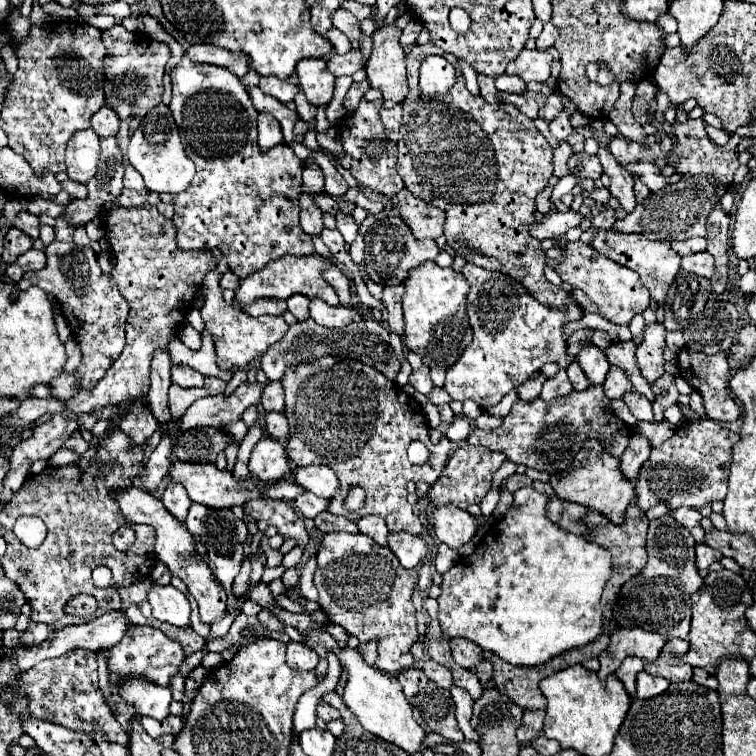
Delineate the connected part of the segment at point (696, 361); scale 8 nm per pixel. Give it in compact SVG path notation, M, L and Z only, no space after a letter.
M680 350L678 352L678 368L682 378L704 396L704 406L706 406L706 414L712 420L720 420L720 422L732 422L740 418L740 406L736 404L736 400L730 394L730 366L728 366L728 358L724 352L718 352L714 356L706 356L700 352L690 352L690 350Z

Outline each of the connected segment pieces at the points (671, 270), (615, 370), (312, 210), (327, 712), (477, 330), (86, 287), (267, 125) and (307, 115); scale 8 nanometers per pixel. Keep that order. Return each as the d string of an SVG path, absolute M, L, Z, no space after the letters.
M614 228L610 230L596 230L590 246L602 254L606 254L610 260L634 270L640 274L642 284L650 290L650 296L656 302L664 302L678 270L680 270L680 256L670 248L670 242L660 242L660 240L648 240L644 234L626 234L618 232Z
M610 366L610 370L608 370L608 374L606 374L606 380L604 380L604 394L608 396L608 398L622 398L624 396L624 392L628 392L628 390L632 390L632 382L630 382L630 378L626 378L628 374L622 370L622 368L618 368L618 366Z
M302 190L298 194L298 206L300 206L300 224L308 234L320 234L322 230L322 210L316 206L312 192Z
M320 700L318 702L318 716L322 718L322 720L326 720L326 722L330 722L330 720L334 720L334 718L338 718L340 716L340 712L334 708L334 706L330 706L328 702L324 702L324 700Z
M470 262L462 268L462 274L470 284L466 304L474 340L460 360L446 370L444 388L452 400L474 400L480 408L488 408L498 404L510 390L524 384L544 364L558 362L566 368L576 360L566 356L566 340L562 338L560 324L582 318L582 310L578 306L568 304L566 312L542 306L516 280Z
M54 240L44 252L48 264L38 272L26 274L26 280L22 278L18 288L24 291L27 286L38 286L58 300L62 314L66 316L72 334L80 342L84 354L82 364L74 374L80 378L82 388L90 390L106 374L110 364L120 356L124 348L124 322L128 316L128 304L118 292L112 276L100 270L96 252L90 246Z
M260 114L258 116L258 144L262 148L274 148L284 142L282 128L278 120L274 120L270 114Z
M298 92L298 96L294 98L294 104L296 104L296 114L298 114L304 122L314 120L314 116L316 116L316 106L310 104L302 92Z

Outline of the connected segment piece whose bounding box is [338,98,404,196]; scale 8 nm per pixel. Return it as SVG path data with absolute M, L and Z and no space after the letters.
M362 98L356 112L338 120L338 132L344 150L352 156L352 176L356 178L356 182L360 186L370 186L386 196L394 196L404 188L404 180L396 172L398 148L384 132L384 124L380 120L380 106L382 100L368 102Z

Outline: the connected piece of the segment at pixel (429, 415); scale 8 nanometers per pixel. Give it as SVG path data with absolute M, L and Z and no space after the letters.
M427 403L423 408L423 414L426 418L427 424L431 429L439 427L439 410L436 405Z

